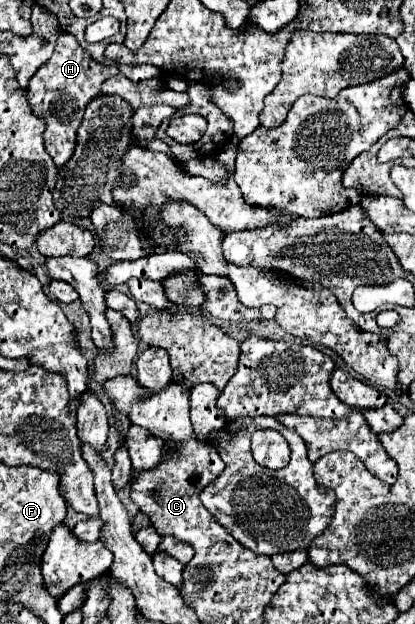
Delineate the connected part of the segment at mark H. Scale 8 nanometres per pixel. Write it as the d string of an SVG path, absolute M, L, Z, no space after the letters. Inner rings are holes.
M61 32L57 38L57 48L49 62L39 68L39 72L29 80L27 96L33 114L45 122L45 150L51 154L57 168L61 168L75 150L75 134L81 124L85 106L89 100L101 94L101 84L117 76L117 66L103 66L99 64L87 50L81 50L77 38L69 32Z

